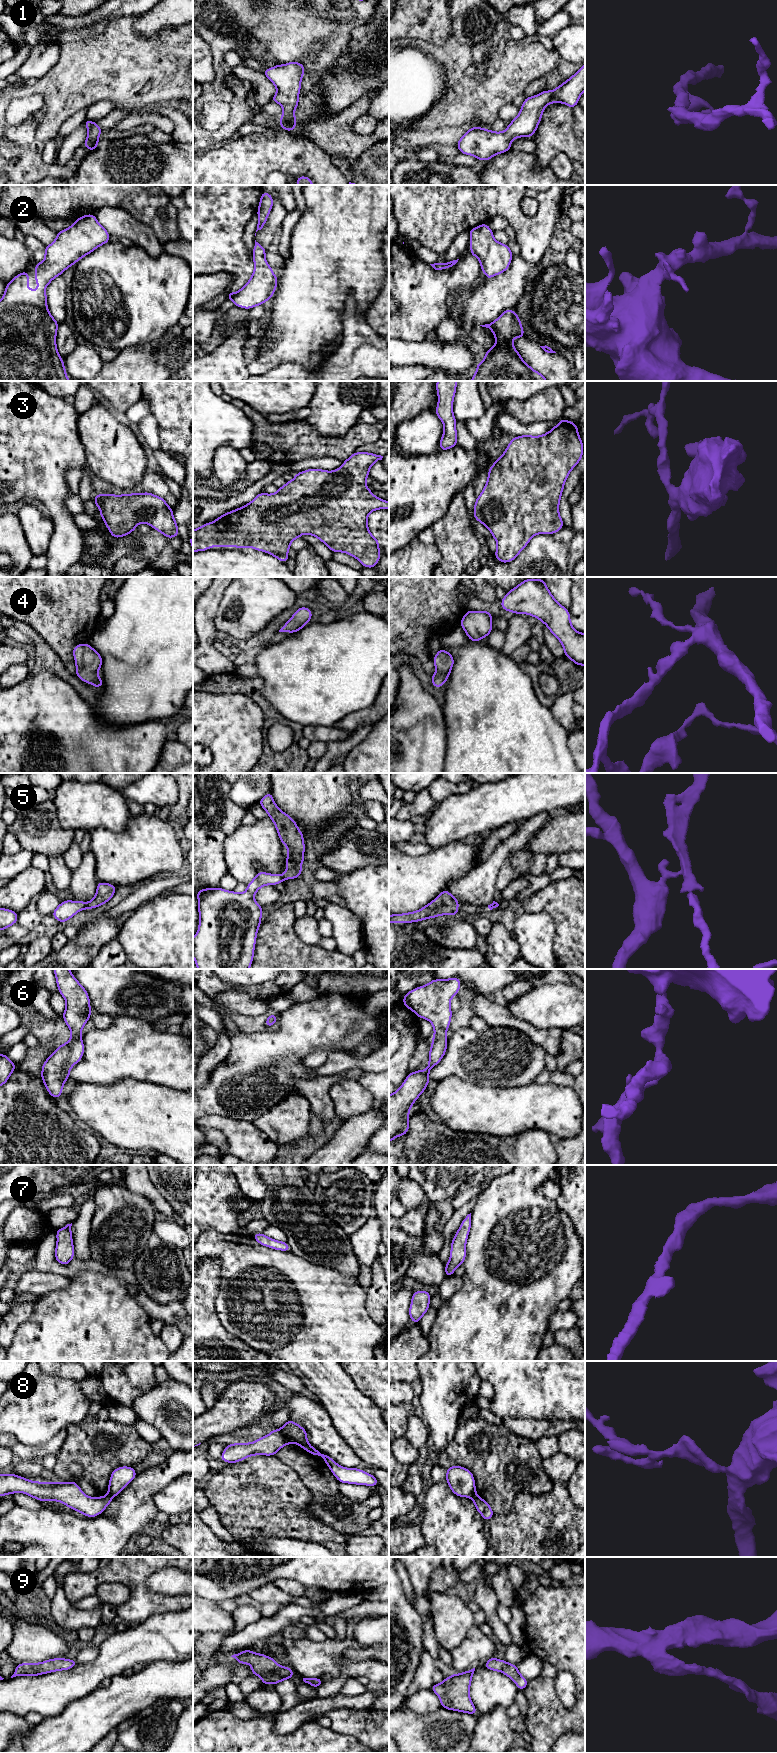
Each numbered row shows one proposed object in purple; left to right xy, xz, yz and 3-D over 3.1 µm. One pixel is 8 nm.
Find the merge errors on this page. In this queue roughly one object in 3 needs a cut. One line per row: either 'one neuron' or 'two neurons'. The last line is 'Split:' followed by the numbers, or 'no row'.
1: one neuron
2: one neuron
3: one neuron
4: one neuron
5: two neurons
6: one neuron
7: one neuron
8: two neurons
9: one neuron
Split: 5, 8

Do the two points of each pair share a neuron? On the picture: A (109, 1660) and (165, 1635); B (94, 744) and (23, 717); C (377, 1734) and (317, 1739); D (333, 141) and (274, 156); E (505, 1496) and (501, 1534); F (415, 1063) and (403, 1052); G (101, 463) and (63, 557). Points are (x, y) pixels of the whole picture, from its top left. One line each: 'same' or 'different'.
A: same
B: same
C: different
D: different
E: different
F: different
G: different

